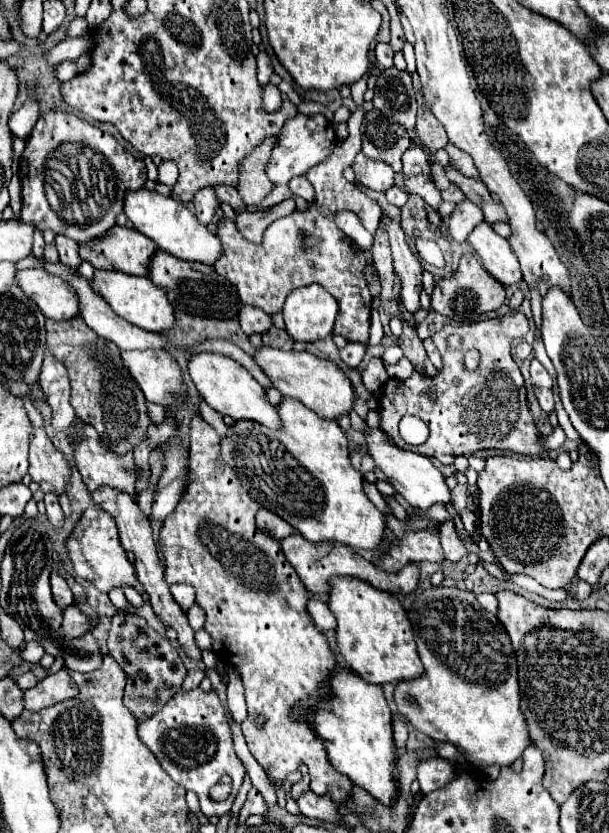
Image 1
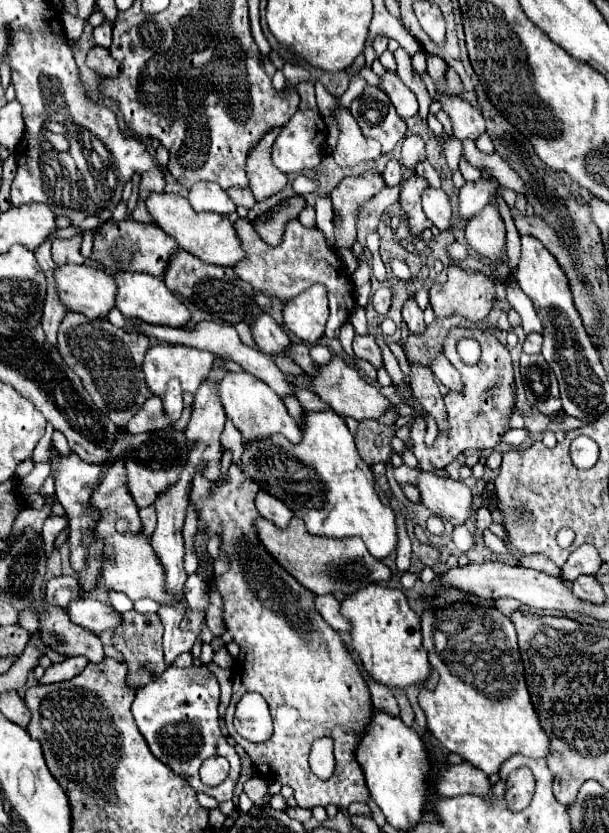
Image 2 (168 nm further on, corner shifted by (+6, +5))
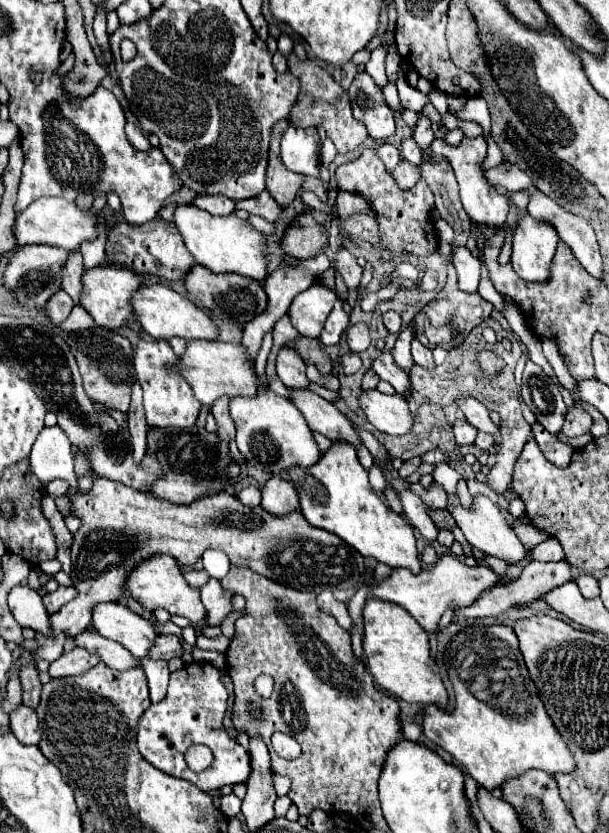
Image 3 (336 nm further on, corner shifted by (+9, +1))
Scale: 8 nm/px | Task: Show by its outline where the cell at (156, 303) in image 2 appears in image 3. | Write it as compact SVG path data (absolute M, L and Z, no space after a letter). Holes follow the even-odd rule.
M142 284L138 292L132 292L130 304L134 308L136 320L142 324L142 328L152 336L152 338L172 338L180 336L184 340L214 340L216 338L216 326L210 322L210 318L194 306L190 300L180 296L178 292L170 290L164 284Z

